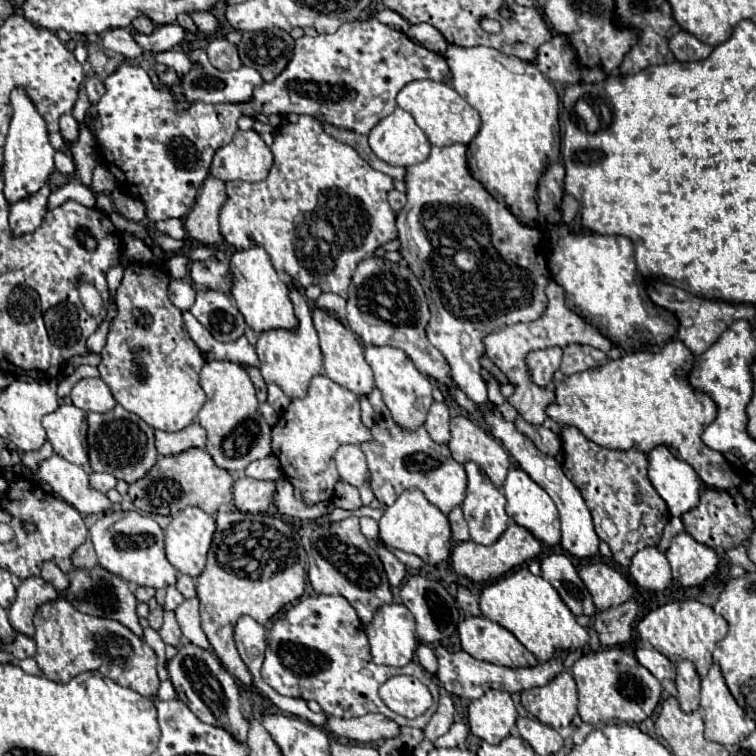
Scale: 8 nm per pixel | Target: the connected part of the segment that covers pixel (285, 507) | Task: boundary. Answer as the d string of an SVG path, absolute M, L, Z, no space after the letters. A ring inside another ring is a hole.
M287 478L277 480L277 494L275 494L275 508L285 516L295 516L299 520L317 520L319 516L329 514L335 506L333 502L317 502L313 506L295 500L293 496L293 484Z

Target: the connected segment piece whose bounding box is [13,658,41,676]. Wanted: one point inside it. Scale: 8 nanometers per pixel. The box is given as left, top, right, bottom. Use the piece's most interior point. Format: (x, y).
(28, 665)

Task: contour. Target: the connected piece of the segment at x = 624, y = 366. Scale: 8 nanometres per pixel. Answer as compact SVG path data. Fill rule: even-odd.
M673 340L665 344L659 352L647 352L647 350L631 352L619 360L607 362L605 366L573 374L555 388L557 402L547 408L547 416L557 420L559 424L577 426L589 440L613 450L637 448L647 454L649 450L653 450L653 446L667 444L669 450L673 450L673 454L685 458L685 462L689 462L697 470L699 478L709 488L729 490L741 484L741 476L729 466L729 462L721 452L707 448L701 440L703 430L717 418L717 404L709 394L695 392L689 386L689 372L693 368L693 358L695 358L693 352L681 340Z

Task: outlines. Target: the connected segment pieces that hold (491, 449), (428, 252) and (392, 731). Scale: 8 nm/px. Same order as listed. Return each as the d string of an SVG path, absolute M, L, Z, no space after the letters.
M453 416L451 440L447 446L459 464L473 460L485 470L495 486L503 486L511 462L497 438L493 438L485 428L467 416Z
M453 144L453 146L445 146L445 148L431 148L431 154L425 162L415 164L411 168L407 168L407 206L397 214L397 228L399 228L399 242L403 246L401 256L409 262L409 268L413 270L413 274L417 274L421 286L425 286L425 294L429 298L429 310L431 310L431 320L427 326L427 338L431 340L431 344L441 350L441 354L447 358L447 362L451 364L451 374L453 380L457 382L457 386L477 404L487 402L487 388L485 388L485 380L481 376L481 358L485 354L483 348L483 338L491 332L497 332L501 328L505 328L507 324L515 324L515 322L533 322L537 318L541 318L541 314L547 308L547 296L545 296L545 286L549 284L549 268L547 268L547 246L543 242L543 234L537 226L521 226L521 222L517 222L517 218L513 218L513 214L509 214L509 210L505 210L505 206L501 206L467 170L465 164L465 146L463 144Z
M365 714L351 720L329 718L327 726L331 732L335 732L341 738L355 740L359 744L373 744L373 746L377 746L381 740L399 736L399 724L385 718L383 714Z

